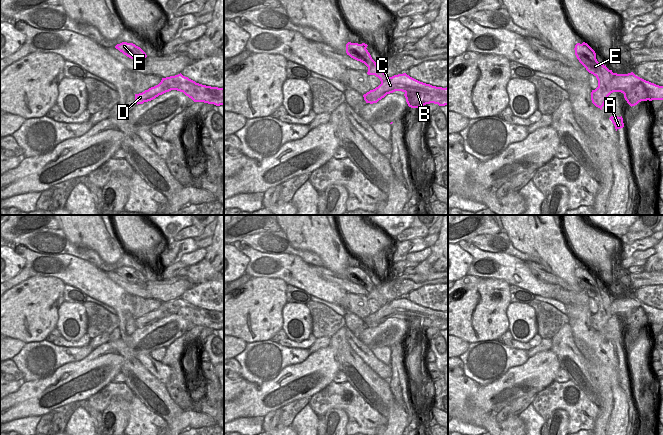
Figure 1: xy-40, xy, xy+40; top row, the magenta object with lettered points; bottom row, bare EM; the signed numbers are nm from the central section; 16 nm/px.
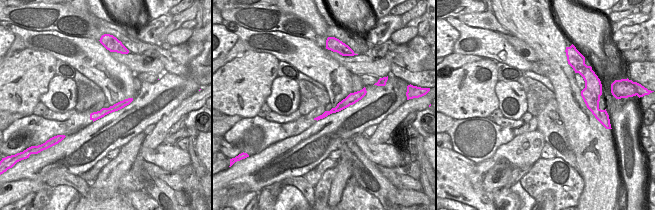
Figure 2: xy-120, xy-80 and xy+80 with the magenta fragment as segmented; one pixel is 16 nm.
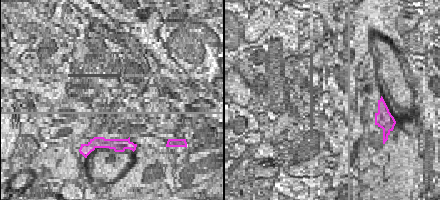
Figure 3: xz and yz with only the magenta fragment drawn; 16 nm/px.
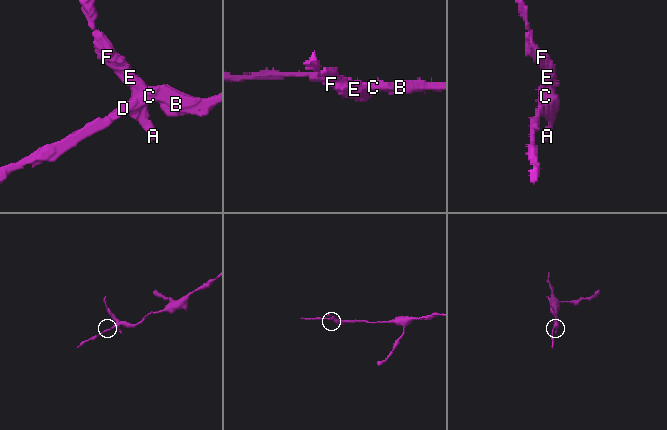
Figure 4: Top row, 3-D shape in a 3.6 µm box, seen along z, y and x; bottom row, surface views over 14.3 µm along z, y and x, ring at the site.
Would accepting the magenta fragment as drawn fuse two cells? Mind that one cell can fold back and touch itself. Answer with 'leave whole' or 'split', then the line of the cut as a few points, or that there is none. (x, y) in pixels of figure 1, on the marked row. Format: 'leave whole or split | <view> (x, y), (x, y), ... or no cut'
split | xy+40 (614, 73), (608, 85), (611, 92)

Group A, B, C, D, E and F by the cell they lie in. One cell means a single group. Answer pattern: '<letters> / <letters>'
A E F / B C D

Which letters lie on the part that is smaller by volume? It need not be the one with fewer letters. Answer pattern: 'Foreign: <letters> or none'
Foreign: A, E, F

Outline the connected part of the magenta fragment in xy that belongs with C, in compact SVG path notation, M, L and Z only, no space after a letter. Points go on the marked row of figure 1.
M406 73L388 77L379 88L363 95L366 103L376 97L384 98L395 91L404 92L406 102L411 108L420 108L426 104L434 103L439 106L448 105L448 87L436 87L420 82Z

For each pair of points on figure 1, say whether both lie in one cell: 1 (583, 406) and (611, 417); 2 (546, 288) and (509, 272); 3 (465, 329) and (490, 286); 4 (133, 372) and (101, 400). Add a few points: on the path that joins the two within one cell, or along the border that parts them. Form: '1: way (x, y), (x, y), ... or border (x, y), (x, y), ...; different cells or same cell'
1: border (598, 407), (598, 415), (593, 424); different cells
2: way (537, 287), (518, 274); same cell
3: way (475, 318), (488, 301), (488, 297); same cell
4: border (125, 382), (140, 400); different cells

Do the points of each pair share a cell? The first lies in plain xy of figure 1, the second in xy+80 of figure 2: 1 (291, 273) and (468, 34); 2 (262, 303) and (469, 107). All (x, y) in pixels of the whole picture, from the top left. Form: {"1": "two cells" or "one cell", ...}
{"1": "one cell", "2": "one cell"}

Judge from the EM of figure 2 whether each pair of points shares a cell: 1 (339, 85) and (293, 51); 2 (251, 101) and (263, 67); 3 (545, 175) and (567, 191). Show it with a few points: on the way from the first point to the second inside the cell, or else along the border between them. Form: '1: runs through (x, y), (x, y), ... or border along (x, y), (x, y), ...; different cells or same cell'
1: runs through (328, 74), (304, 54); same cell
2: runs through (251, 93), (251, 79), (255, 75); same cell
3: runs through (550, 179), (562, 186); same cell

